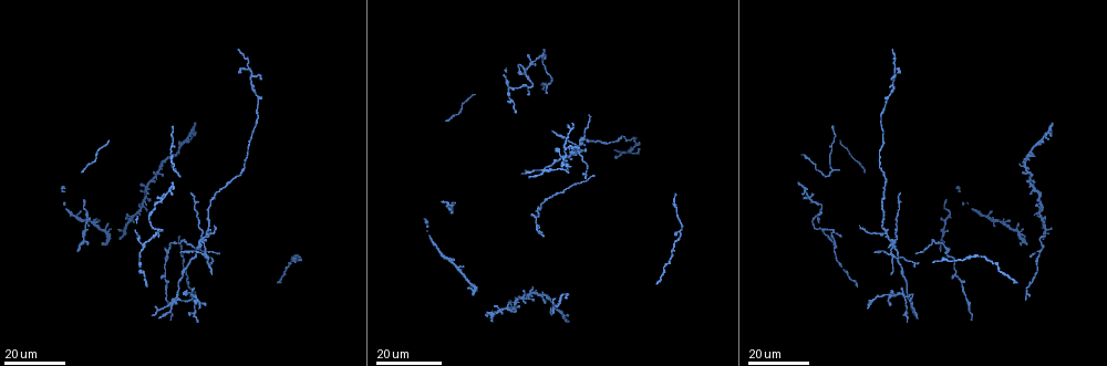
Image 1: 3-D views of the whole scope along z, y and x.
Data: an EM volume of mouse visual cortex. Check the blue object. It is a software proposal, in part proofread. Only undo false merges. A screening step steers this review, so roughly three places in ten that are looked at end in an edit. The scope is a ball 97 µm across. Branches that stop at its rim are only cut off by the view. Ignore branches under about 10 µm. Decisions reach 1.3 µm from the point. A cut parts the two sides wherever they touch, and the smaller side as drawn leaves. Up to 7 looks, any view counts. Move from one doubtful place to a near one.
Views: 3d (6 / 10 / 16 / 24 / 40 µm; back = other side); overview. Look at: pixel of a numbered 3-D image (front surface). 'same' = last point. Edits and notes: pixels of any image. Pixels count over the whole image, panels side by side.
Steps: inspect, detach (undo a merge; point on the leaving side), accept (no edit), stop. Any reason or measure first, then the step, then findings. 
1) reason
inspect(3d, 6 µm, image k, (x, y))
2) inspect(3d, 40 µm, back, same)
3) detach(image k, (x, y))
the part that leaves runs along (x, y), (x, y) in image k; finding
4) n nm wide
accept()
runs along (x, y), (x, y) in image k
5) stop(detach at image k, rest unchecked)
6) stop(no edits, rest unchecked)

two arms in line, one across
inspect(3d, 24 µm, image 1, (208, 228))

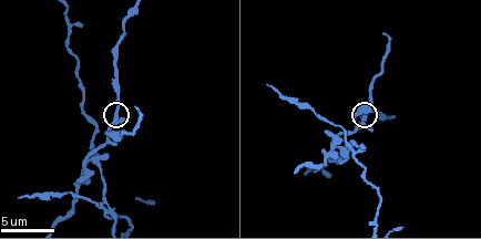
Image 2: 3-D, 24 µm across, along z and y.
zoom in
inspect(3d, 10 µm, image 2, (363, 119))

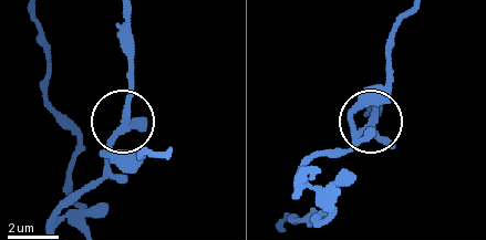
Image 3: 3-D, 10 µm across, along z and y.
from behind
inspect(3d, 10 µm, back, image 3, (125, 120))

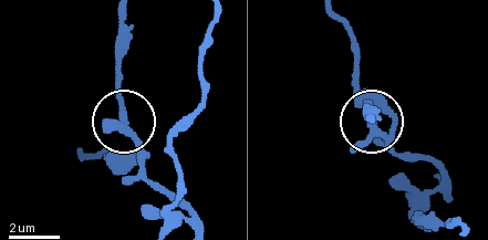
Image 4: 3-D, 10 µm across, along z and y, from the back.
3 arms
accept()
runs along (178, 225), (190, 210), (153, 178), (121, 115), (121, 53) in image 4; all the same neuron

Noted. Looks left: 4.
four arms meet
inspect(3d, 6 µm, image 2, (84, 160))

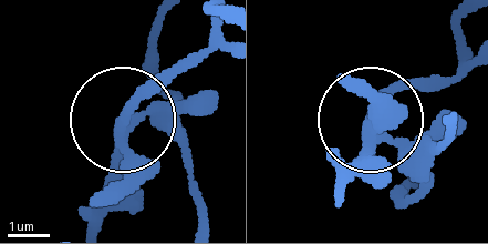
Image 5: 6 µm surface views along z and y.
side arm 54 µm
detach(image 5, (158, 60))
the part that leaves runs along (166, 111), (155, 68), (163, 16) in image 5; a second neuron is stuck on

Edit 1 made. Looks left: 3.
thick turns thin
inspect(3d, 16 µm, image 1, (934, 239))

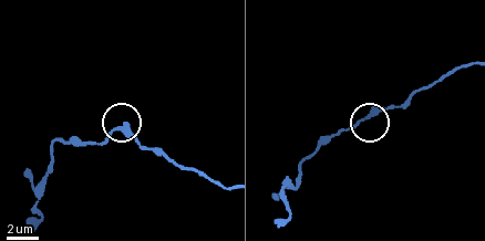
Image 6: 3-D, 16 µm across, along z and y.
inspect(3d, 6 µm, image 6, (357, 121))

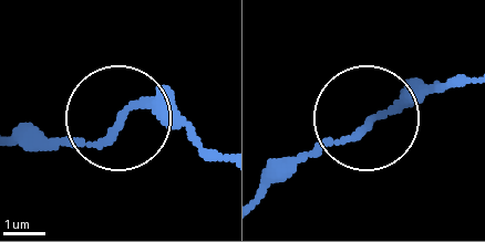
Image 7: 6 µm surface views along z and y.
accept()
all the same neuron

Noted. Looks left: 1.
stop(detach at image 5, rest unchecked)

